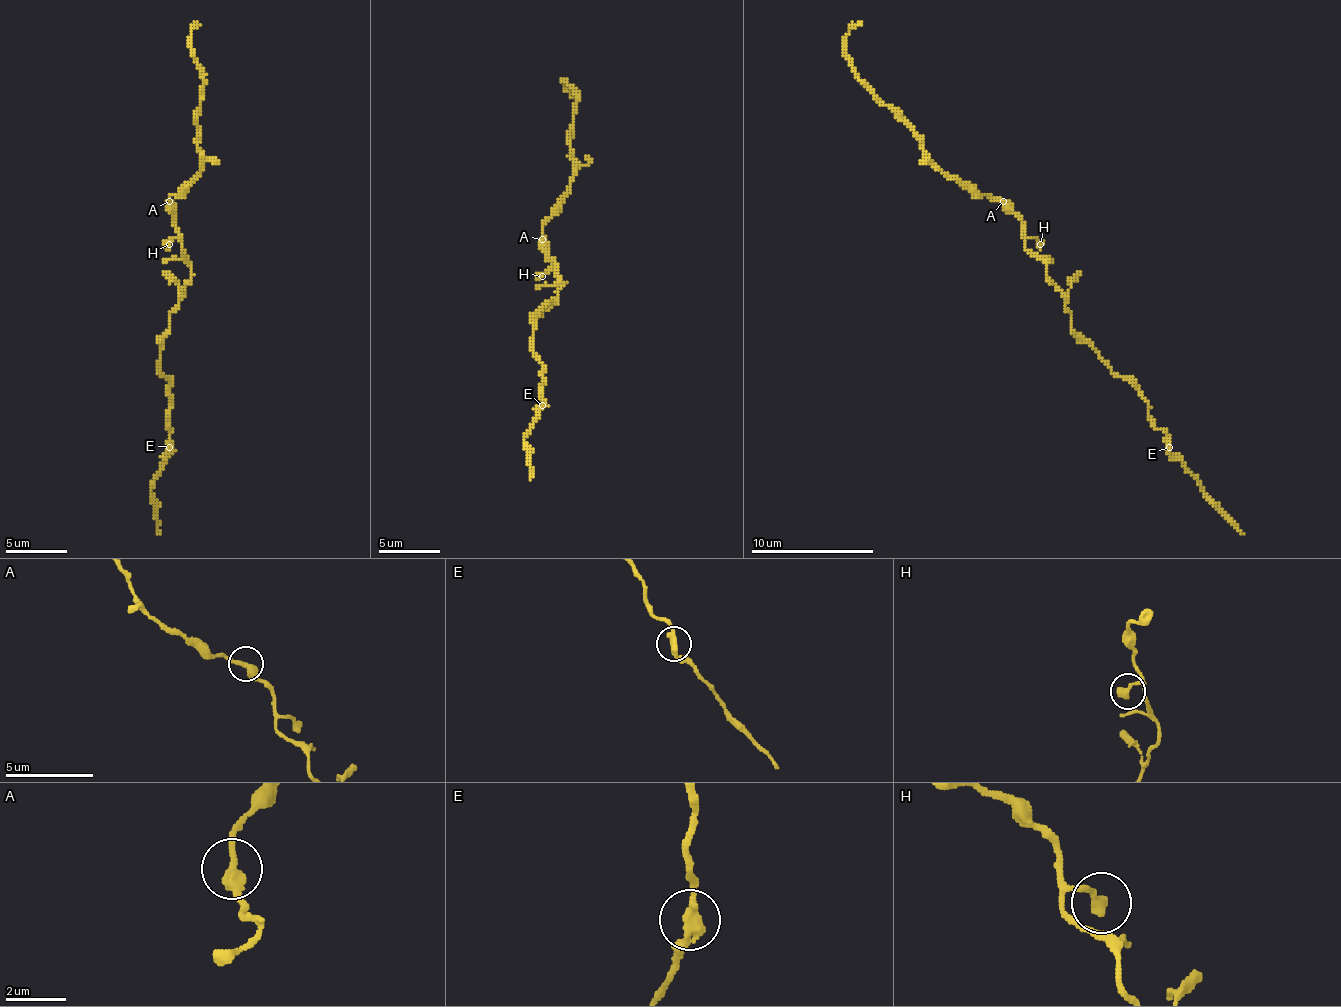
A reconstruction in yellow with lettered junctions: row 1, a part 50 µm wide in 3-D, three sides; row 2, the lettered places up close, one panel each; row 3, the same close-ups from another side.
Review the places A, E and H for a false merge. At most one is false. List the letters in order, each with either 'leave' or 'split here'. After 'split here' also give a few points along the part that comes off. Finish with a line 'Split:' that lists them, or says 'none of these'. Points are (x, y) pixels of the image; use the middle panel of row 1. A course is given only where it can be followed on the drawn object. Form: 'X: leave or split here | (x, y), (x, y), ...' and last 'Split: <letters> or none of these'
A: leave
E: split here | (542, 406), (524, 437), (530, 480)
H: leave
Split: E

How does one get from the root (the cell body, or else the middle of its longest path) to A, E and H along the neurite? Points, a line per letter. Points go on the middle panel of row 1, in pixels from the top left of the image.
A: (564, 282), (558, 276), (558, 264), (549, 258), (549, 245), (542, 239)
E: (564, 282), (558, 295), (542, 307), (533, 326), (533, 353), (542, 366), (542, 406)
H: (564, 282), (558, 276), (555, 261), (542, 276)

